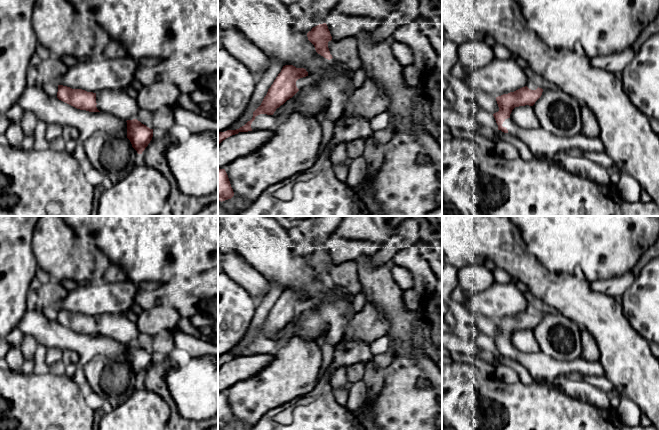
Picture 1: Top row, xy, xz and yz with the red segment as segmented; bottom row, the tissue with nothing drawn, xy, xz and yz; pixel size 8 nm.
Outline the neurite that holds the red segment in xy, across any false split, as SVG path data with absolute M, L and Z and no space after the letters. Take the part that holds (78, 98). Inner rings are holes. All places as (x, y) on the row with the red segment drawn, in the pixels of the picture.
M58 85L57 98L80 110L100 112L96 107L96 93L93 92Z

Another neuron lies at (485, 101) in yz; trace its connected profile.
M470 88L469 90L470 98L473 104L477 104L480 108L492 114L499 111L499 107L495 97L478 88Z

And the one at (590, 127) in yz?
M581 104L582 131L581 134L588 137L599 137L600 128L594 113L585 105Z

